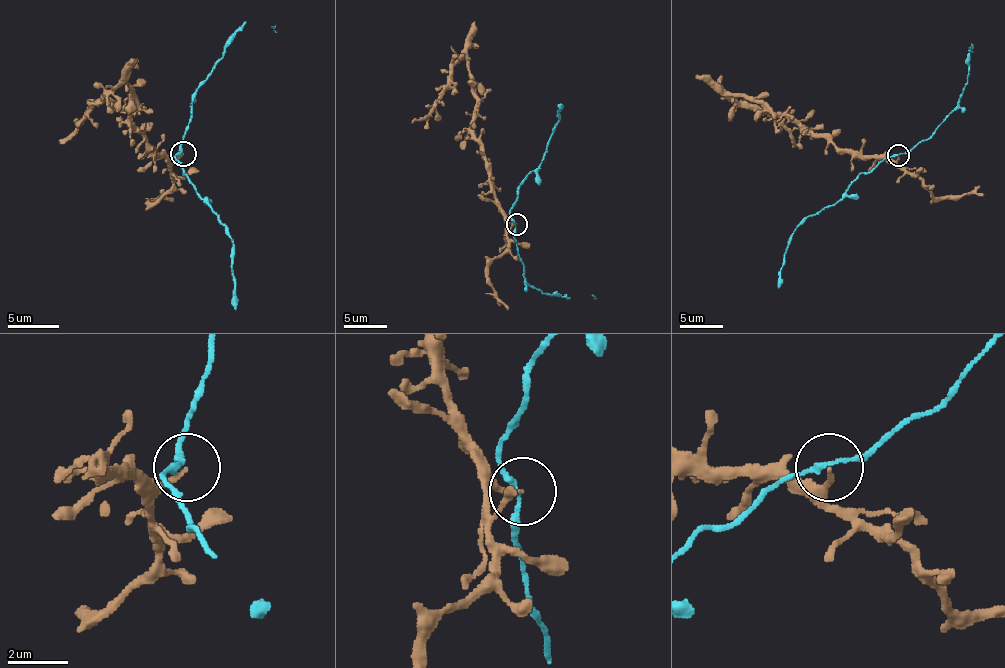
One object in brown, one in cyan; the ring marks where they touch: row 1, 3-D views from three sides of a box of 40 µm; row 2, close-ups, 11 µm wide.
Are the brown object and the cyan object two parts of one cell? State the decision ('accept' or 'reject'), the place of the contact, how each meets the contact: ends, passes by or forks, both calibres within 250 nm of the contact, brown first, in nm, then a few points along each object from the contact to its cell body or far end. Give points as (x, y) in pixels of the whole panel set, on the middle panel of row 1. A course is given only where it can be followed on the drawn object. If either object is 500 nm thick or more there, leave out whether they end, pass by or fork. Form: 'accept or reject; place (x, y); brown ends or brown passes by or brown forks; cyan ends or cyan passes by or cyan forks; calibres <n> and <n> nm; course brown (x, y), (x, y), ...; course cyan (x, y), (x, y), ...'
accept; place (517, 224); brown ends; cyan passes by; calibres 140 and 160 nm; course brown (517, 223), (495, 197), (474, 132), (476, 93), (463, 58), (452, 69), (452, 84), (411, 123); course cyan (515, 223), (511, 208), (517, 188), (541, 164), (558, 123), (561, 104)

